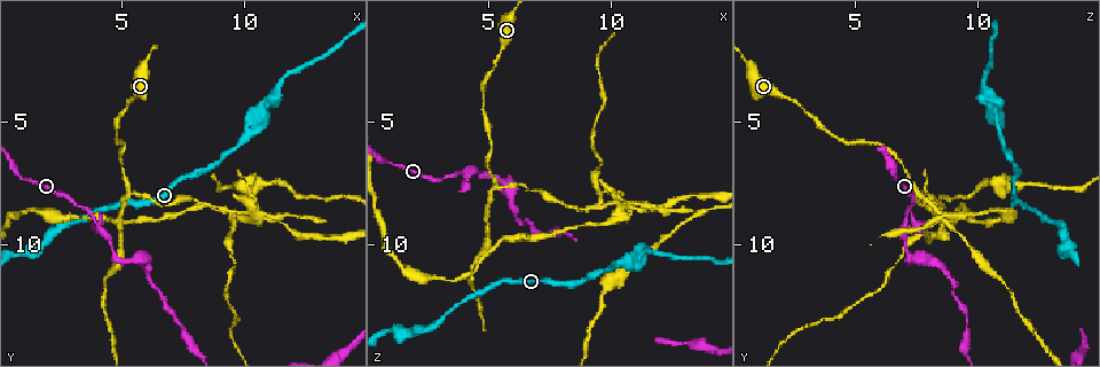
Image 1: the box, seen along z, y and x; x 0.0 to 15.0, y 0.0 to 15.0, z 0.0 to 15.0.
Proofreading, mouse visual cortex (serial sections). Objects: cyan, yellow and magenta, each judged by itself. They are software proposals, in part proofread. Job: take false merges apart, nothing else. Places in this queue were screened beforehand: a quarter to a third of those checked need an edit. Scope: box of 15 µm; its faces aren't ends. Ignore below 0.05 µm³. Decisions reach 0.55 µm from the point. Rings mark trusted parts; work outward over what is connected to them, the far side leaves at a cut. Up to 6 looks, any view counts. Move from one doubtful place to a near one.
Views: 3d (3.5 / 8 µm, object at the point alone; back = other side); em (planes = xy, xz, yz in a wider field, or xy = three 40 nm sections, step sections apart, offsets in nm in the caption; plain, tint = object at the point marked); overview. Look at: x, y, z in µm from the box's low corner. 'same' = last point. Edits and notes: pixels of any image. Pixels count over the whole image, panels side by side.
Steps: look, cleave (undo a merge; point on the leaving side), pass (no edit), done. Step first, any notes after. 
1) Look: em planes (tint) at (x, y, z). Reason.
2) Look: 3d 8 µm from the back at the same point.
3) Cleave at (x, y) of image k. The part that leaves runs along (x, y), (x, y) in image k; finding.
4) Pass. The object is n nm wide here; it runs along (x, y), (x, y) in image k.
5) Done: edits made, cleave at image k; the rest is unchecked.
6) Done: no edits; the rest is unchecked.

Look: 3d 8 µm at (10.1, 5.6, 10.9). Three-way junction.

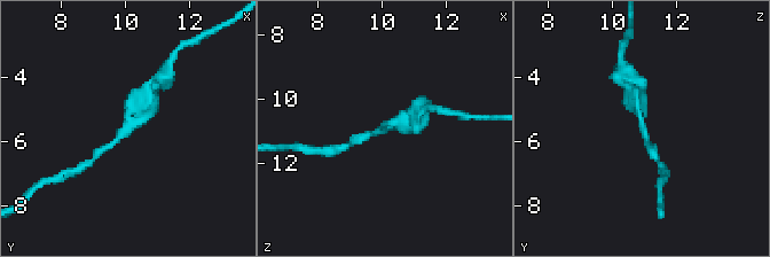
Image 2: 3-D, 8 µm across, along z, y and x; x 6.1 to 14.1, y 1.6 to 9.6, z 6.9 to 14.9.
Look: 3d 3.5 µm at (10.0, 5.6, 11.0).

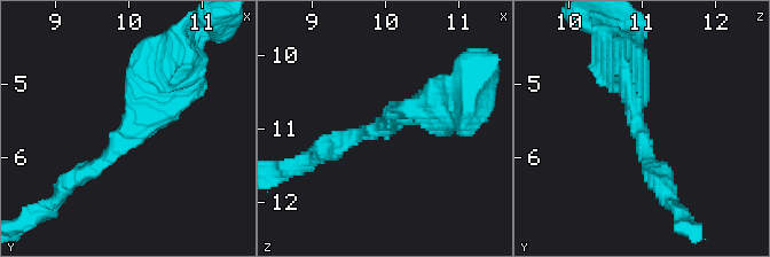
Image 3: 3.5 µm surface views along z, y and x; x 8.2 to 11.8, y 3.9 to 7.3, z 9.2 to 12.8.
Look: em xy step 3 (tint) at (10.05, 5.55, 10.95). Shape alone is not enough.

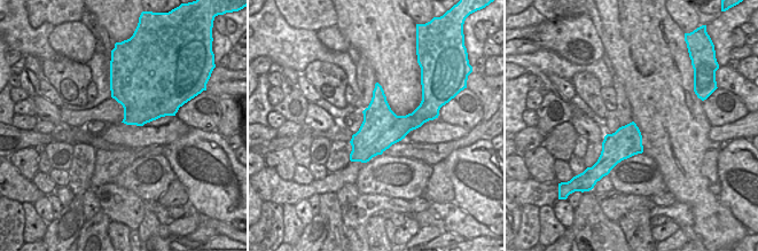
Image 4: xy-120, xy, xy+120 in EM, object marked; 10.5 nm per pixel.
Pass. It runs along (79, 177), (174, 64) in image 3; all the same cell.

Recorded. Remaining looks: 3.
Look: 3d 3.5 µm at (3.9, 9.4, 7.0). Abrupt turn.

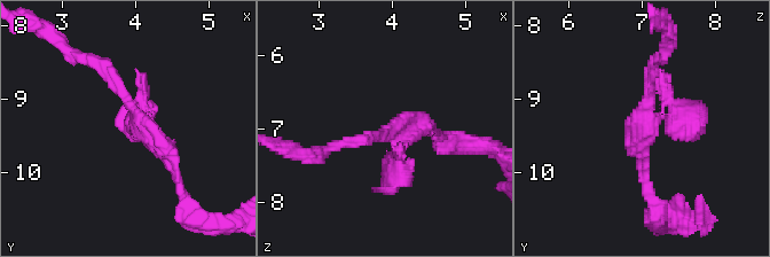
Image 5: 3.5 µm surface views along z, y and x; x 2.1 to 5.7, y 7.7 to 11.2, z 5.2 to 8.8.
Look: em xy step 1 (tint) at (4.05, 9.35, 7.05). Shape alone is not enough.

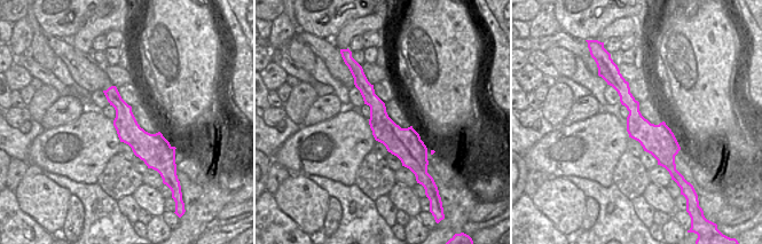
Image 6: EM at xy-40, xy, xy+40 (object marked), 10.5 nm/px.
Pass. It runs along (94, 60), (174, 158), (178, 184) in image 5; all the same cell.

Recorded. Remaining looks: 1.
Done: no edits; the rest is unchecked.

